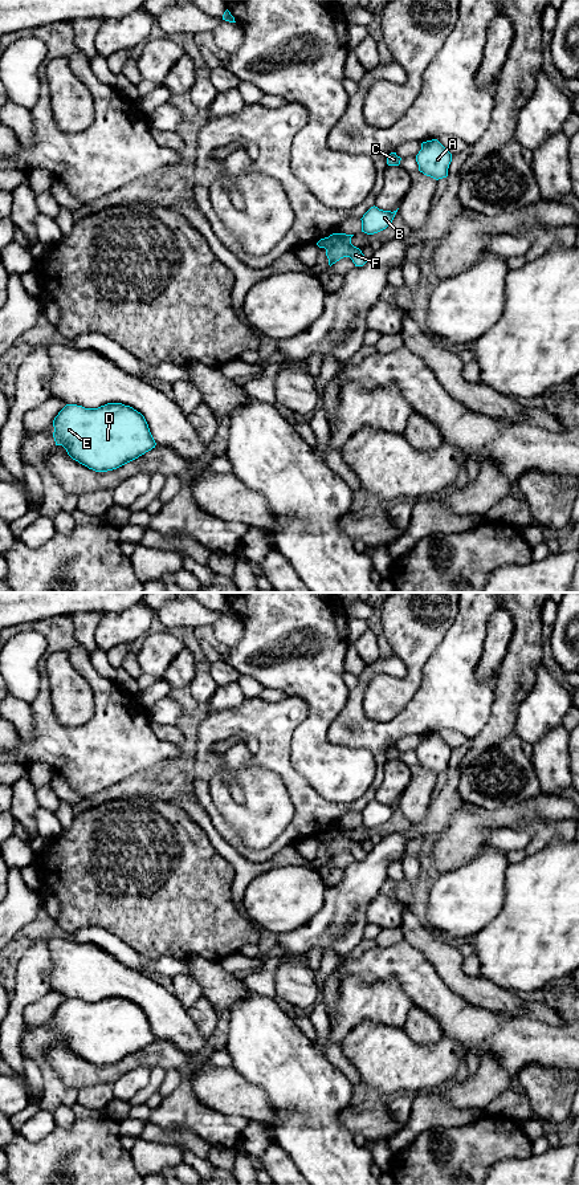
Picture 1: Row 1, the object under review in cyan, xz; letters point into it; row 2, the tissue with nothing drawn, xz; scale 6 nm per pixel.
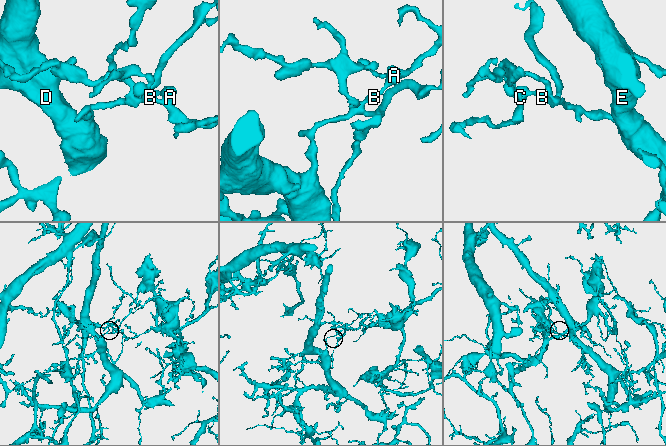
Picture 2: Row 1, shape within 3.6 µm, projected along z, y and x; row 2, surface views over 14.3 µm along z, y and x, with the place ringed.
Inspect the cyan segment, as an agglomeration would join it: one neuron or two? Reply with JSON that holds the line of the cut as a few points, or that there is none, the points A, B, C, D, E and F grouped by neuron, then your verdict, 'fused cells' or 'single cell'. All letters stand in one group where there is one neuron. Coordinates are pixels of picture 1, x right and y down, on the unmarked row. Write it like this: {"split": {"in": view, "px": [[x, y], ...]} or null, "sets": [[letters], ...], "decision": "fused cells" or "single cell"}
{"split": {"in": "xz", "px": [[339, 827], [339, 831], [325, 842]]}, "sets": [["A", "B", "D", "E", "F"], ["C"]], "decision": "fused cells"}

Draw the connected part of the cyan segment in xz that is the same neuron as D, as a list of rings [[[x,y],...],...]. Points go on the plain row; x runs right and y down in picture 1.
[[[107,997],[98,1002],[66,998],[53,1014],[56,1039],[62,1039],[68,1048],[95,1066],[117,1063],[155,1042],[144,1010],[130,999]]]

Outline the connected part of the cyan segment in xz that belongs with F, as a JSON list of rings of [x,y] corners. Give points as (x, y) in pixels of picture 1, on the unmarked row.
[[[339,827],[339,834],[334,839],[325,842],[330,860],[343,851],[350,851],[355,860],[363,860],[367,856],[368,852],[362,844],[351,838],[352,830]]]

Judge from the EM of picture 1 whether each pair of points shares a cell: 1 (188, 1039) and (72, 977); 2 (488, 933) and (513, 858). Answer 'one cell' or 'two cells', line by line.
1: one cell
2: two cells

